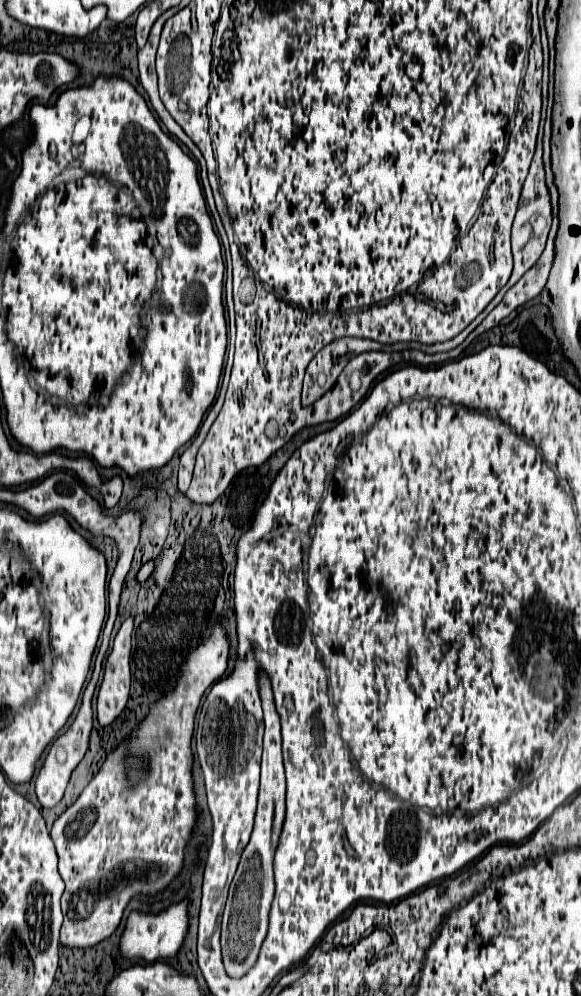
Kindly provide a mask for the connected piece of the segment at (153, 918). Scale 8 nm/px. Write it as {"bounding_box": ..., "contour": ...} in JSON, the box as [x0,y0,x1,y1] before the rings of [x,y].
{"bounding_box":[120,897,188,961],"contour":[[[188,897],[168,905],[160,913],[144,913],[144,911],[132,911],[128,915],[126,927],[120,937],[120,957],[122,959],[144,959],[144,961],[158,961],[158,959],[172,959],[178,955],[180,947],[184,945],[184,939],[188,935]]]}

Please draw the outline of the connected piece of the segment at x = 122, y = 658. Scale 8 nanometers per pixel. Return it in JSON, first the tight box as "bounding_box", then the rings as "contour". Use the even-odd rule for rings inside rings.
{"bounding_box":[96,617,132,725],"contour":[[[128,617],[116,639],[104,665],[104,679],[98,689],[96,717],[100,725],[110,725],[126,707],[130,691],[130,637],[132,617]]]}

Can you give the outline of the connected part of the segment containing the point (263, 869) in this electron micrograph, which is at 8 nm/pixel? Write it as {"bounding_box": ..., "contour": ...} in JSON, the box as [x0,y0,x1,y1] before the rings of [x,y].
{"bounding_box":[222,669,286,979],"contour":[[[260,669],[258,671],[258,687],[264,709],[264,753],[261,757],[260,791],[258,791],[258,809],[254,817],[254,829],[250,835],[250,843],[244,847],[238,871],[230,885],[230,897],[224,909],[222,921],[222,961],[228,977],[240,979],[244,977],[254,963],[258,961],[260,947],[268,933],[268,915],[274,899],[274,853],[280,843],[282,823],[286,817],[286,775],[282,763],[282,735],[280,735],[280,715],[274,707],[274,695],[270,677]]]}

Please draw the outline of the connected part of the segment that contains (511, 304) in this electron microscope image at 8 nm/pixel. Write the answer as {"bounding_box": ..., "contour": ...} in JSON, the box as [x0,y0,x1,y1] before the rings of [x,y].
{"bounding_box":[492,225,556,319],"contour":[[[552,225],[550,235],[548,235],[548,243],[544,253],[540,255],[540,259],[536,261],[536,265],[528,270],[521,279],[510,287],[506,293],[510,293],[510,301],[506,301],[506,305],[502,305],[502,301],[492,309],[492,313],[502,313],[502,319],[506,315],[510,315],[516,307],[524,305],[526,301],[534,299],[546,285],[548,273],[550,273],[550,265],[552,265],[552,257],[554,257],[554,237],[556,237],[556,225]]]}

